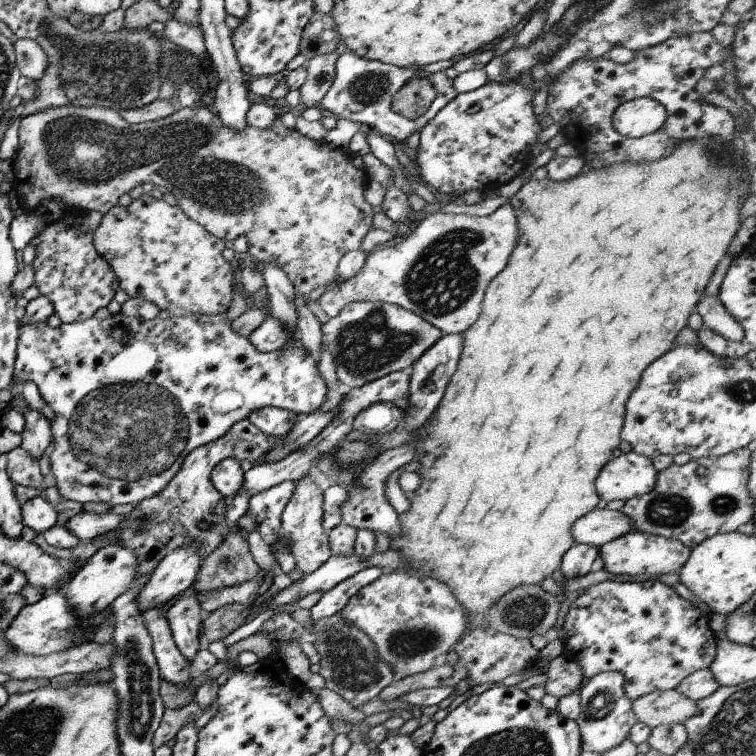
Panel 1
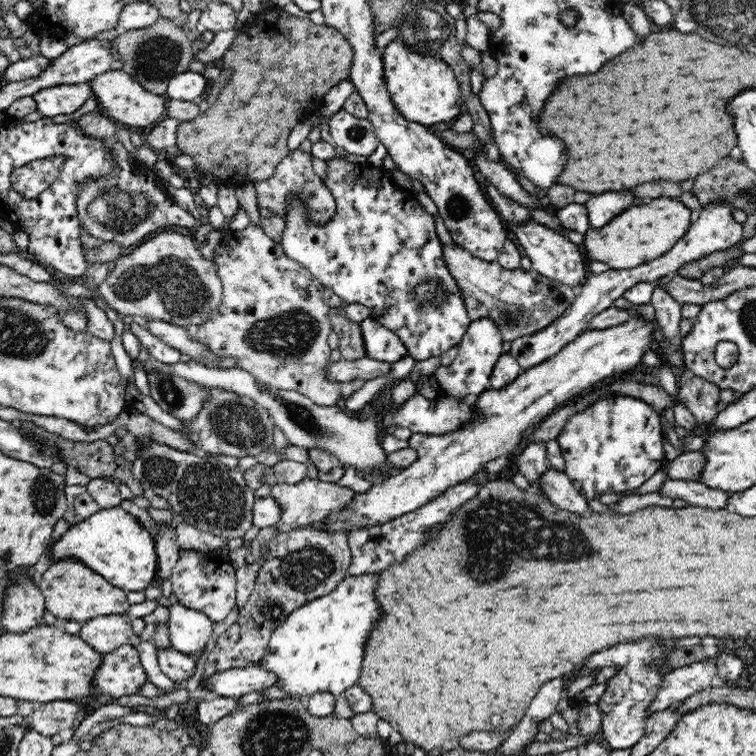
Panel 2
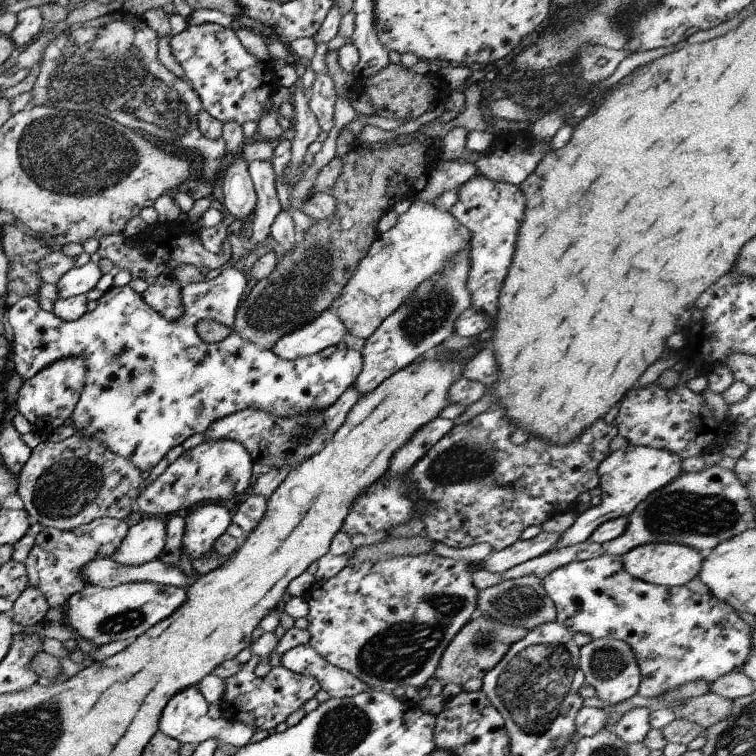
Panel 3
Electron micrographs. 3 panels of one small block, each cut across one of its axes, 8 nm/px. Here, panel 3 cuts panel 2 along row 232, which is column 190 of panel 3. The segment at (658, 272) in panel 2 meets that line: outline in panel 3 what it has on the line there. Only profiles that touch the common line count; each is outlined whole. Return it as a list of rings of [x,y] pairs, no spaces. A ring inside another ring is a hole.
[[[198,685],[184,687],[184,690],[177,692],[165,704],[159,720],[159,731],[165,736],[175,739],[180,744],[198,746],[210,738],[216,738],[219,744],[231,745],[237,750],[248,745],[259,736],[252,727],[242,723],[230,722],[224,716],[218,719],[210,718],[207,713],[208,706],[209,704],[204,699],[200,689],[198,689]]]

